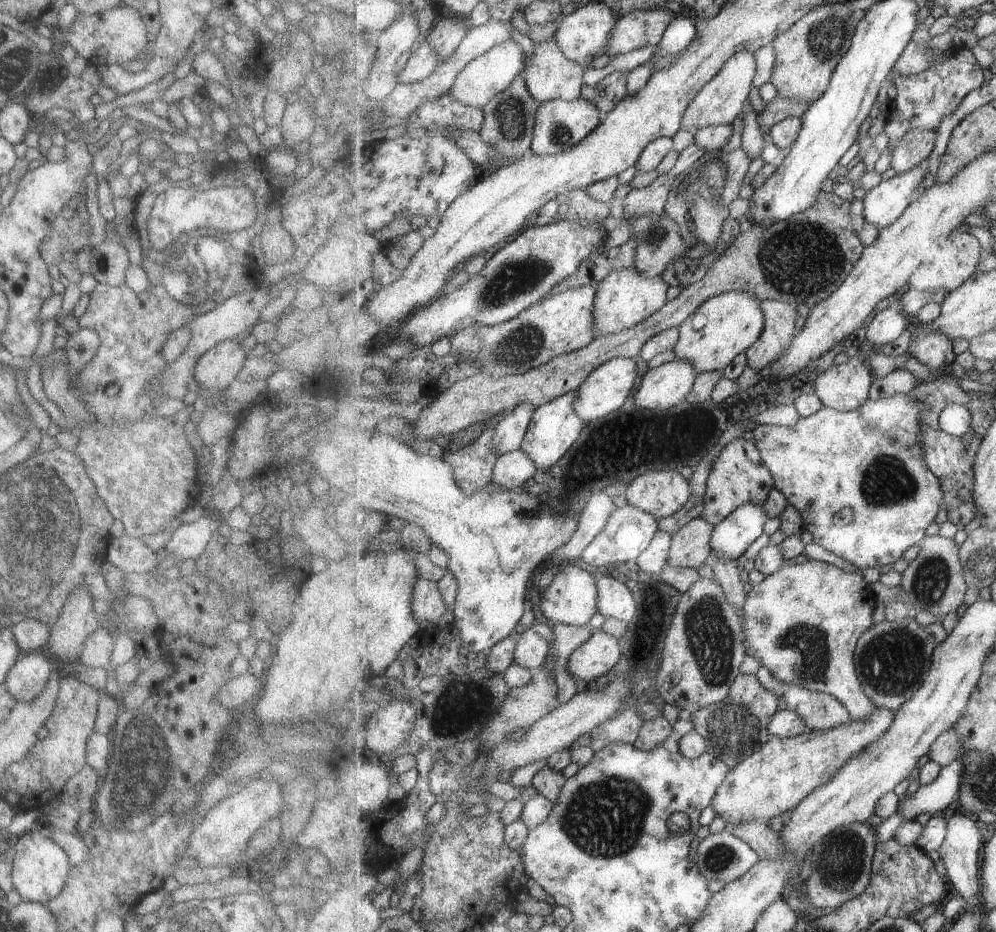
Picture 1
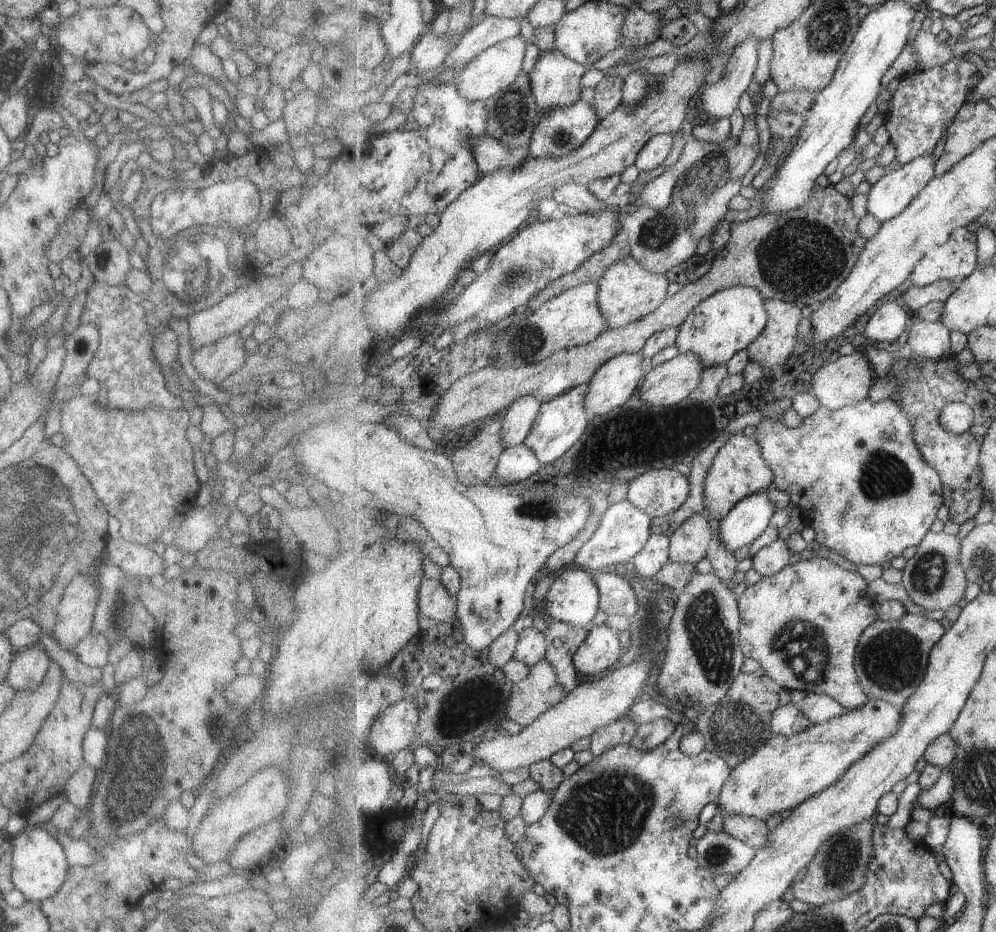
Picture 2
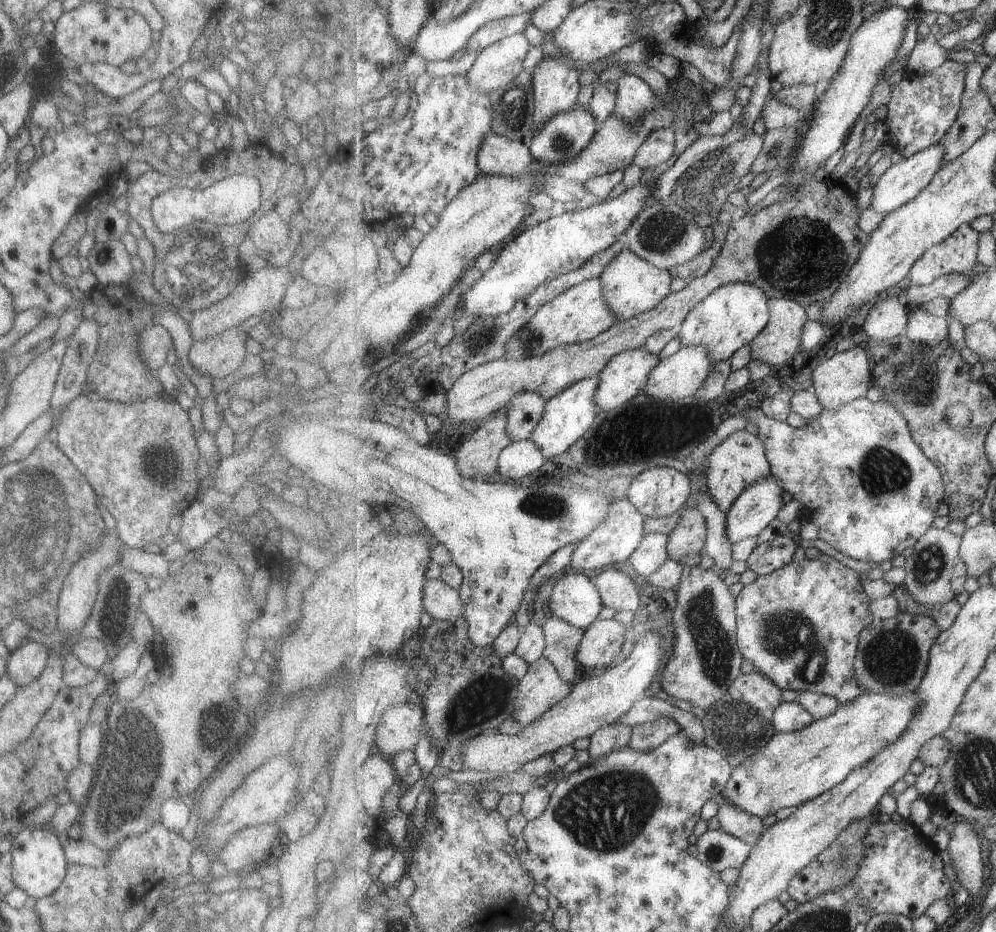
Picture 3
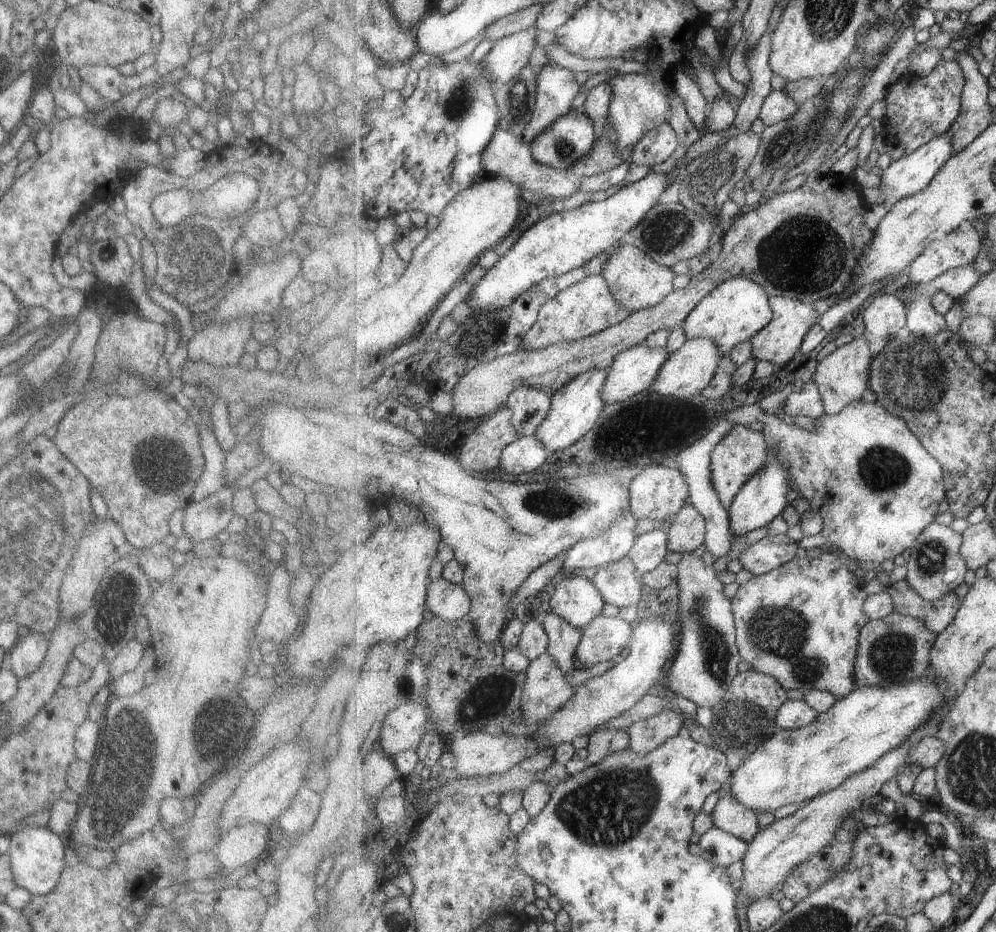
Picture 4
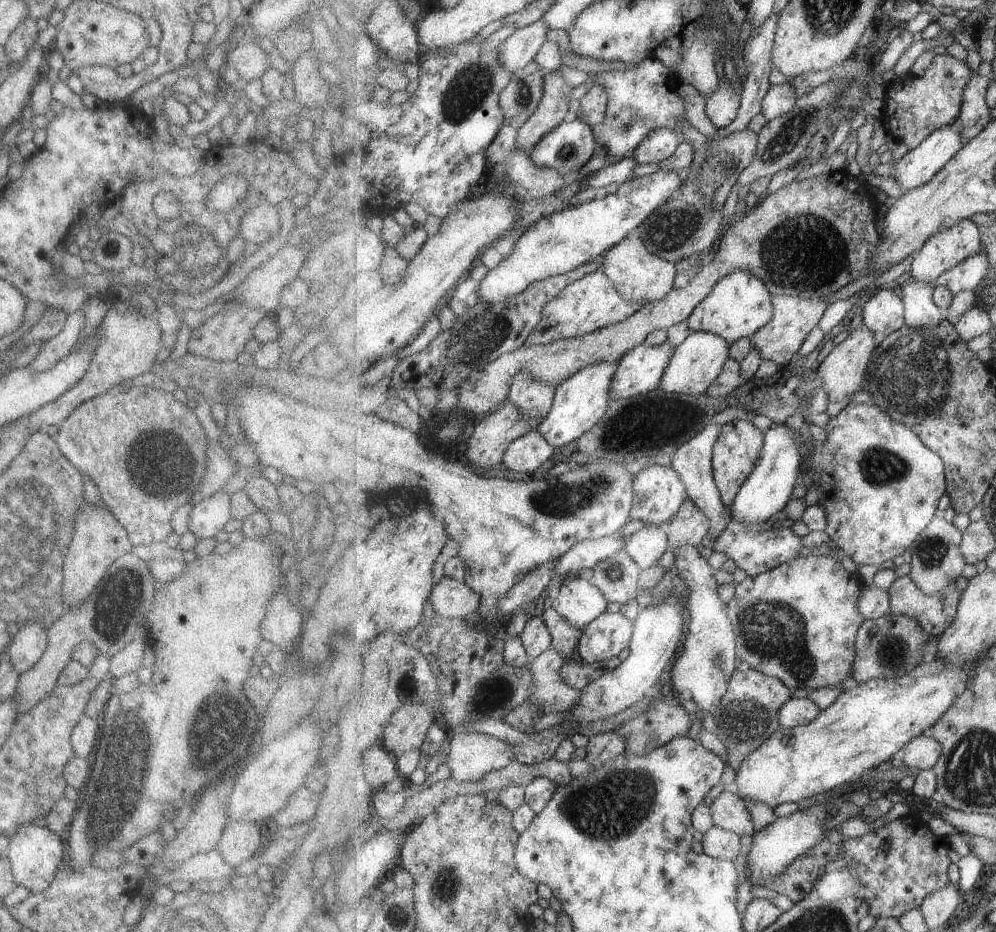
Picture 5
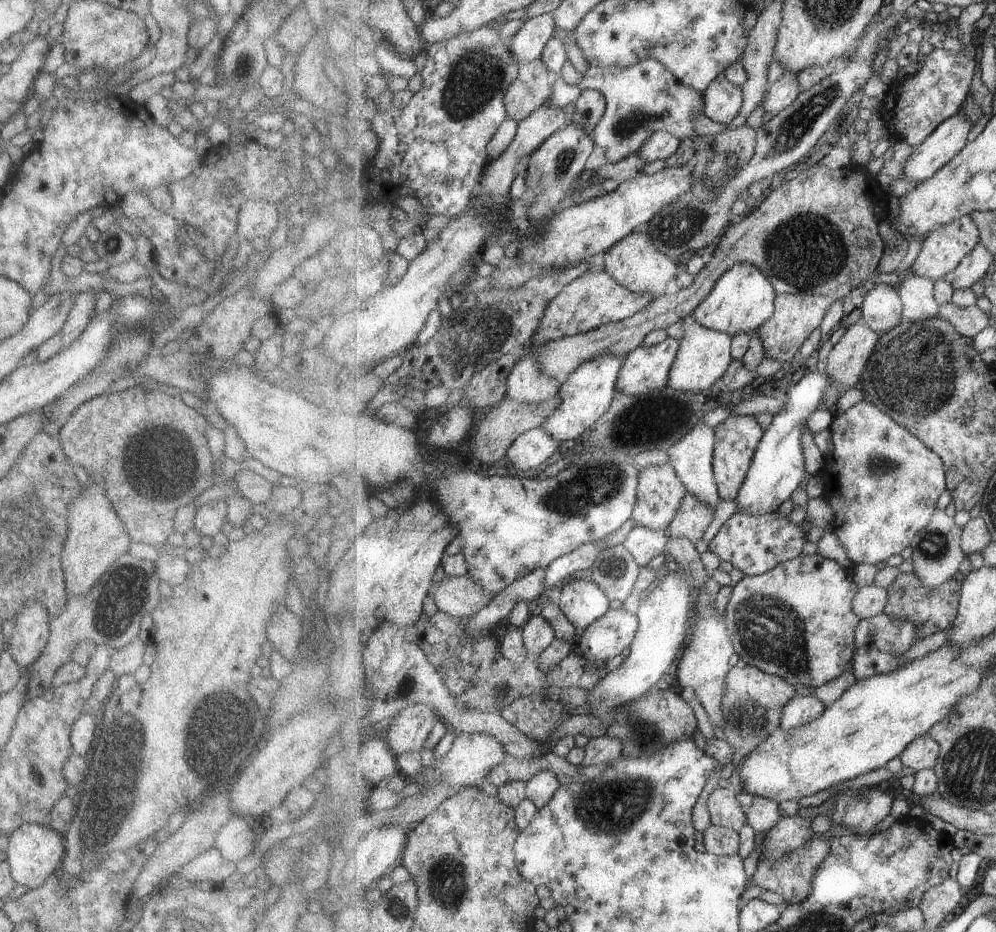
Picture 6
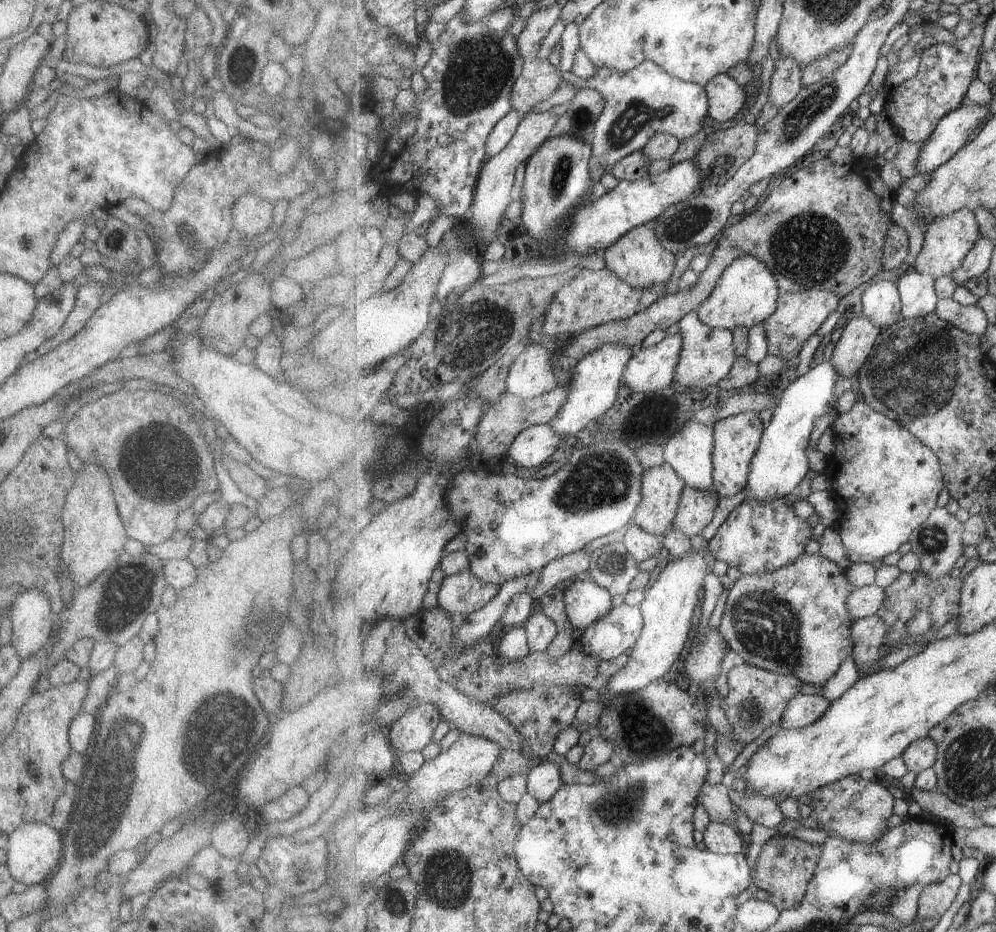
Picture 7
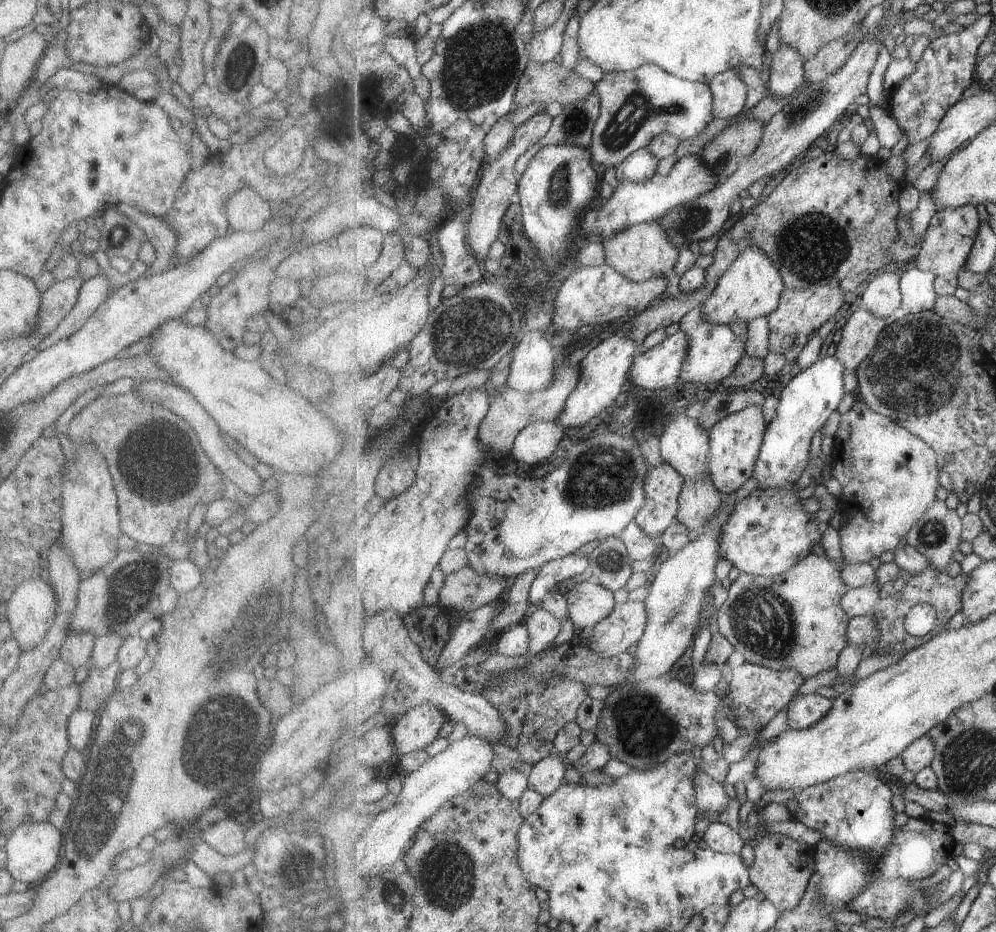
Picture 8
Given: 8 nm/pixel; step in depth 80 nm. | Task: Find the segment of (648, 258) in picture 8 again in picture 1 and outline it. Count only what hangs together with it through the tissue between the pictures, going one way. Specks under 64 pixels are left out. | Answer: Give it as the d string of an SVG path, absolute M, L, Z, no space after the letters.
M634 266L629 269L613 271L603 282L595 284L597 289L594 304L594 336L617 334L625 329L637 326L646 318L668 304L669 287L661 275L647 278Z

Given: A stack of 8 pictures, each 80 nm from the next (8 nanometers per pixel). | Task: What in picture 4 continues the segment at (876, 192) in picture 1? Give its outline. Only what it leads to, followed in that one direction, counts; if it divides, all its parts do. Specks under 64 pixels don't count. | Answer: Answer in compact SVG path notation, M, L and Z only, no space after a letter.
M948 131L942 136L933 138L932 142L927 142L921 149L915 150L913 154L904 155L897 161L893 161L884 171L882 178L882 186L880 190L885 194L884 201L889 204L892 210L903 198L908 198L921 190L925 190L937 177L941 168L956 154L956 143L953 142L953 136Z

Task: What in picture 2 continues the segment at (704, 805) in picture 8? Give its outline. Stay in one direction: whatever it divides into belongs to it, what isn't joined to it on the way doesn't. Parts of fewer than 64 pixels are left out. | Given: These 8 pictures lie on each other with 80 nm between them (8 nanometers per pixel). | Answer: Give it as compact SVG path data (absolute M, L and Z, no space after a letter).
M723 813L723 830L748 843L757 851L768 845L771 832L763 819L729 813Z

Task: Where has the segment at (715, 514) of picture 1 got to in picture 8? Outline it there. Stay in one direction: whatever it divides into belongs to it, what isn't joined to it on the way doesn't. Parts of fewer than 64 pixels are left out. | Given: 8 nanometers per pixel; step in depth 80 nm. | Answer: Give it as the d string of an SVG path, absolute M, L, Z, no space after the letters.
M748 406L714 424L710 431L710 477L725 495L731 496L754 476L757 457L764 441L768 423L761 407Z

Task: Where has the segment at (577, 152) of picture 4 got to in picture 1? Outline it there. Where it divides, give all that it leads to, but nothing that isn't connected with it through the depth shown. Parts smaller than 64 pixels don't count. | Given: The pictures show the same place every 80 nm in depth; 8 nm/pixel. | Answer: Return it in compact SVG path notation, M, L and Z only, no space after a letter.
M583 98L567 101L555 99L544 102L536 112L534 137L531 151L536 155L558 155L578 145L586 136L589 136L602 121L600 108L594 101Z

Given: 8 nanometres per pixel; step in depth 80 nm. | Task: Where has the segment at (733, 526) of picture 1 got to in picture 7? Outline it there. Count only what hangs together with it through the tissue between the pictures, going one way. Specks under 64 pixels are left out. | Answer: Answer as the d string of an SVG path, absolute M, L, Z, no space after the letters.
M829 360L813 367L787 387L770 423L764 428L760 448L752 458L748 485L743 490L744 501L767 502L785 499L785 496L793 494L797 486L805 480L805 476L809 474L809 458L805 450L811 442L809 438L815 420L835 408L834 390L839 377L838 370L835 370L834 364Z

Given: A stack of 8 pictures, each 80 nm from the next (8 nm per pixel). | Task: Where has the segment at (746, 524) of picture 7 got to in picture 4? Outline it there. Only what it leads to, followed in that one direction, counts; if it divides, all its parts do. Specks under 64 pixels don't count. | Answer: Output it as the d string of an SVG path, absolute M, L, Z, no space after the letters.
M785 533L765 536L744 548L738 560L742 568L753 576L765 575L771 570L784 566L787 562L792 562L797 557L798 543Z

